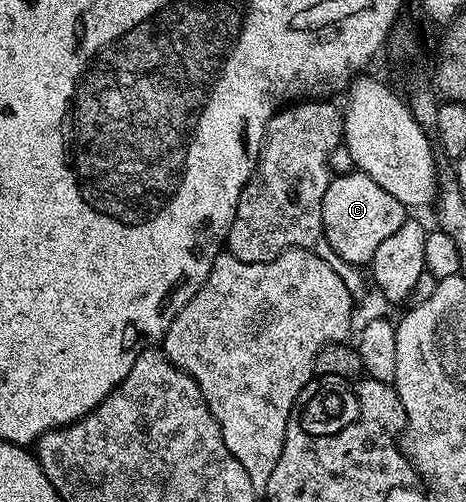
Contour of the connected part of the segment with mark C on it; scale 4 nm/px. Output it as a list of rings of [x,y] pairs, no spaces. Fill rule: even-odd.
[[[352,170],[336,175],[325,190],[325,198],[321,202],[321,218],[323,219],[322,239],[345,262],[356,266],[370,265],[373,254],[377,254],[377,246],[399,230],[409,218],[408,209],[403,207],[389,190],[381,190],[373,178],[364,172]]]

